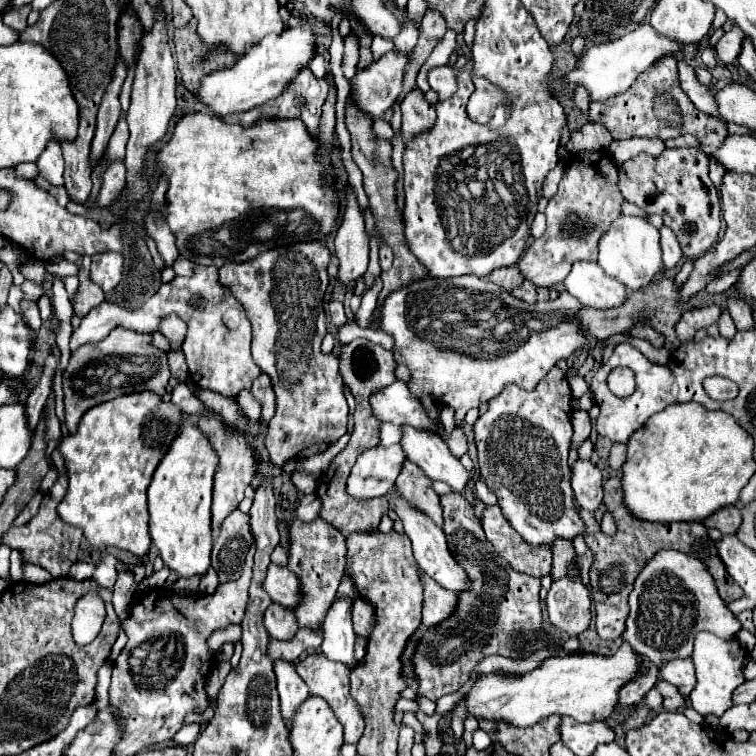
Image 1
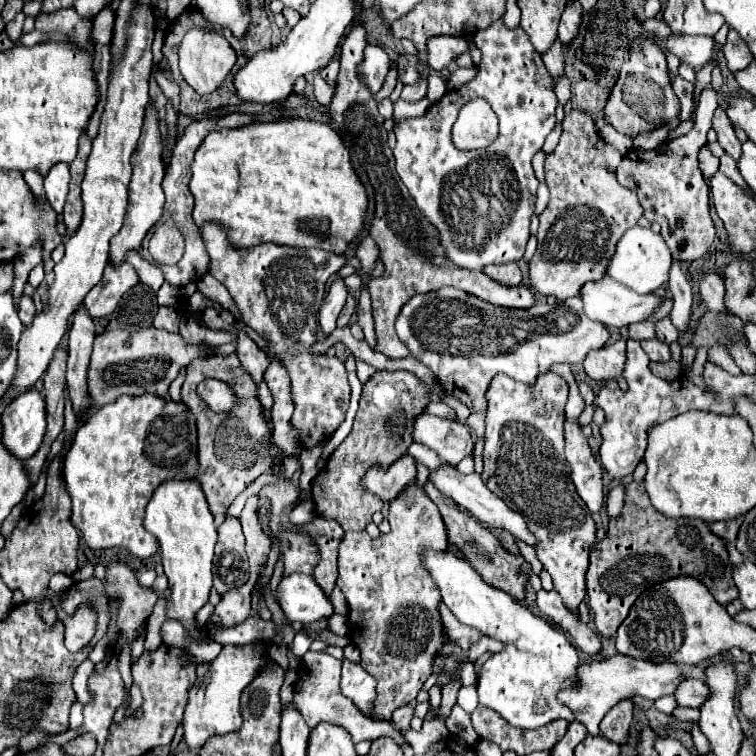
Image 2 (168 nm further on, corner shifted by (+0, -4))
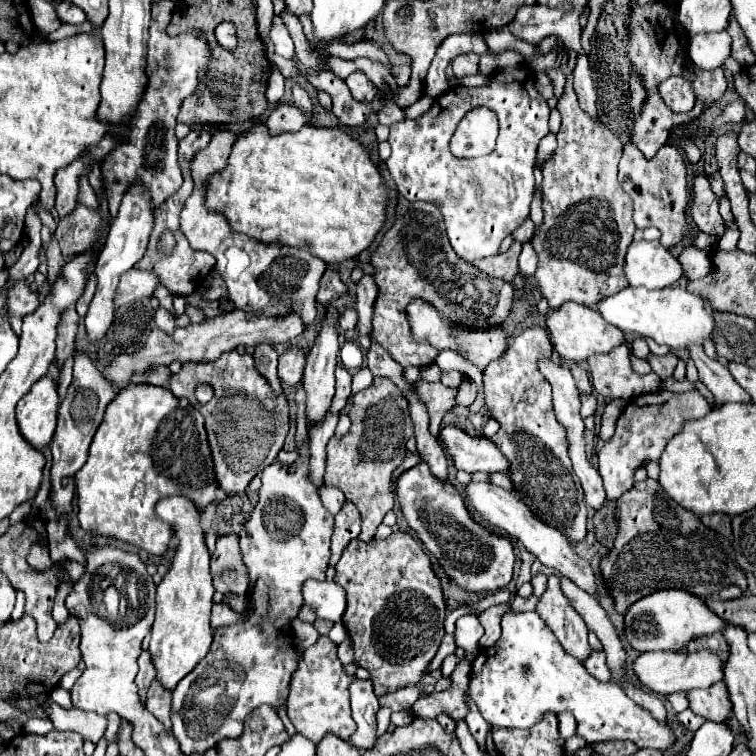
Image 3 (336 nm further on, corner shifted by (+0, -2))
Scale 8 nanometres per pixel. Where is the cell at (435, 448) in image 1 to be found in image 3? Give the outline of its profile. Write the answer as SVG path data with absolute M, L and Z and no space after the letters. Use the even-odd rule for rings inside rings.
M473 481L467 483L463 489L465 489L469 505L485 523L489 523L495 529L505 531L507 537L521 541L523 547L529 553L533 553L545 567L559 571L561 575L565 575L573 583L577 583L581 589L585 589L589 595L595 595L595 575L593 575L591 565L573 551L573 545L567 541L567 537L561 531L541 523L533 513L529 513L529 507L521 499L517 499L513 491L495 487L491 483L473 483Z

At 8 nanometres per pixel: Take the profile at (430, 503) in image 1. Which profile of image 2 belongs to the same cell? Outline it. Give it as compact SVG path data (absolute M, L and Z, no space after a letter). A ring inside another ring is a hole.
M417 483L405 491L405 495L399 495L391 503L391 533L381 535L379 539L369 537L365 531L349 531L345 533L341 547L339 547L339 577L337 585L347 597L349 613L347 613L347 625L349 625L349 641L361 651L361 667L377 679L377 703L375 703L375 715L379 719L389 721L391 713L401 707L415 701L419 689L431 675L431 667L435 663L435 657L441 655L441 649L445 645L445 631L439 615L439 603L441 593L433 577L423 565L423 555L427 549L437 549L443 545L443 551L447 549L447 529L443 523L441 513L437 511L437 505L421 491Z

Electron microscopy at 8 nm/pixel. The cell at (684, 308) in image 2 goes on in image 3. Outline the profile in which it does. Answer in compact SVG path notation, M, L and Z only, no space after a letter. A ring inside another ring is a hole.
M689 345L689 355L697 365L699 379L705 383L705 387L713 393L715 403L753 403L749 395L733 381L733 375L727 367L723 367L719 361L705 355L703 345Z

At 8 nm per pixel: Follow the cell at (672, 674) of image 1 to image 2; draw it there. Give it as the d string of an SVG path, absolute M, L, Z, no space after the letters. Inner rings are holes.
M685 679L677 687L675 697L677 697L679 705L699 709L705 703L705 699L709 697L709 687L703 681L697 681L697 679Z

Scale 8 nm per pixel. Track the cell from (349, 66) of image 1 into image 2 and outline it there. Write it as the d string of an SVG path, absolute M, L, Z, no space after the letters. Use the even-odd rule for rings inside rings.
M315 73L315 77L313 77L313 85L315 85L315 89L313 89L313 97L317 99L317 103L319 105L329 105L329 97L333 95L333 85L327 85L317 73Z

